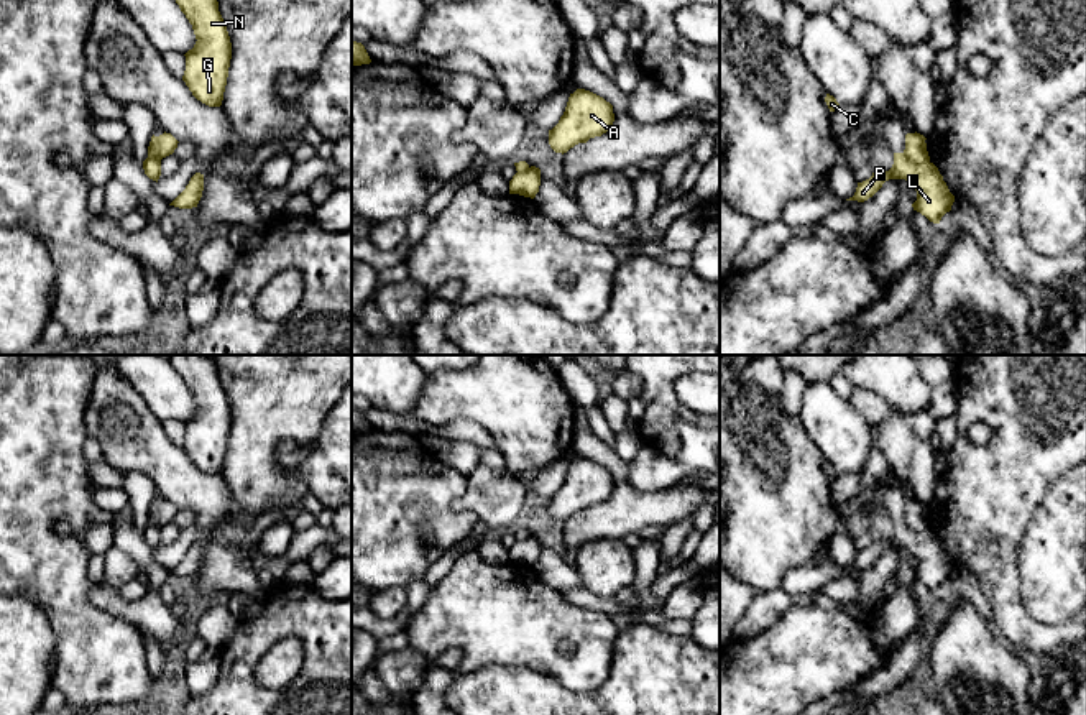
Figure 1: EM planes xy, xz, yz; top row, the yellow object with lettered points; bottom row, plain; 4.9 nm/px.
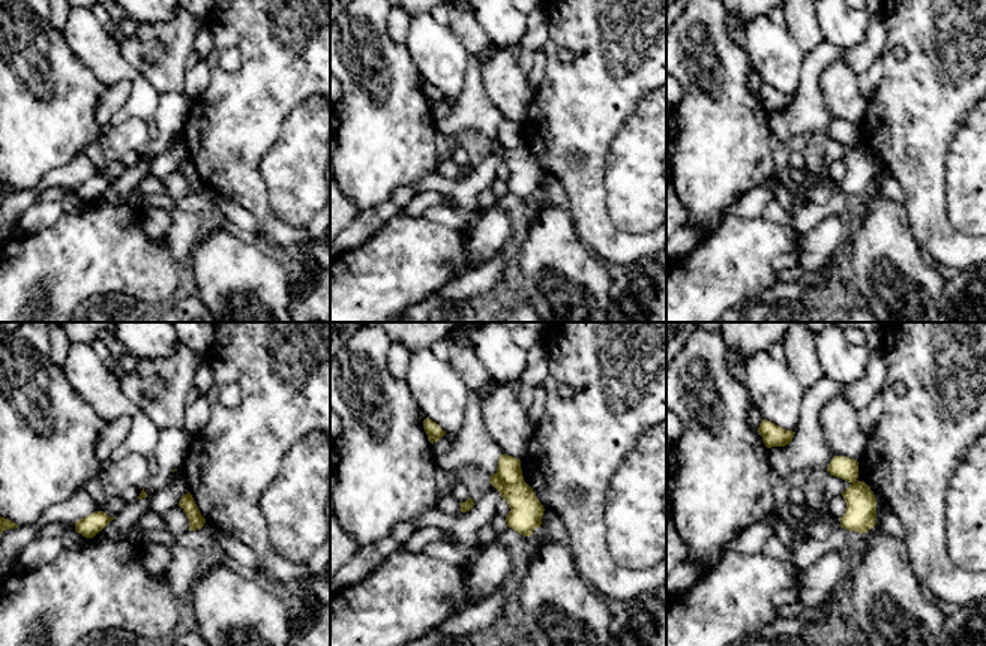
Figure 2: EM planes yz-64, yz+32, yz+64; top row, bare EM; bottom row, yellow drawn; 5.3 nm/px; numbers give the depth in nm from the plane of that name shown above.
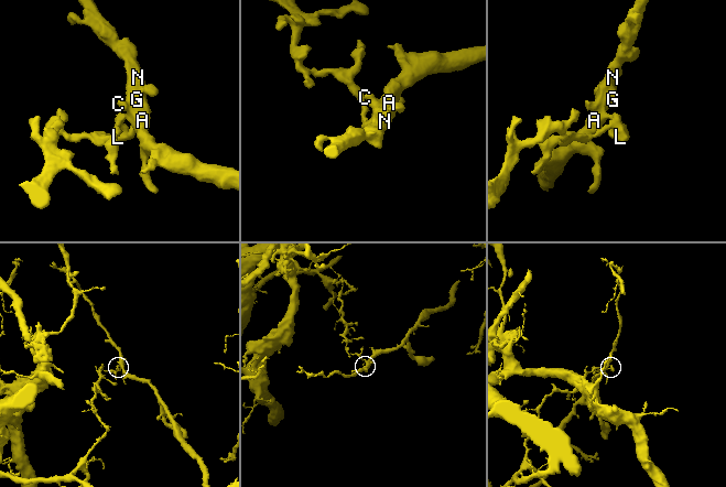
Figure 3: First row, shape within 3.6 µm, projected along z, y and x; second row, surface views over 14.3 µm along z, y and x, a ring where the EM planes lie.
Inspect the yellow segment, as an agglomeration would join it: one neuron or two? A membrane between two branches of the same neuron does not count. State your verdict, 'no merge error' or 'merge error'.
merge error

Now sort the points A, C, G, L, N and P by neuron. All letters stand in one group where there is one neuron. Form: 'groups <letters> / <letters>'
groups A C G N / L P

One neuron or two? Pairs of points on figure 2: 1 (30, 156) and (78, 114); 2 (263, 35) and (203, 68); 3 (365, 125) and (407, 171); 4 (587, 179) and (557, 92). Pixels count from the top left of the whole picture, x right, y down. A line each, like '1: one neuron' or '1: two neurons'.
1: one neuron
2: two neurons
3: one neuron
4: one neuron

